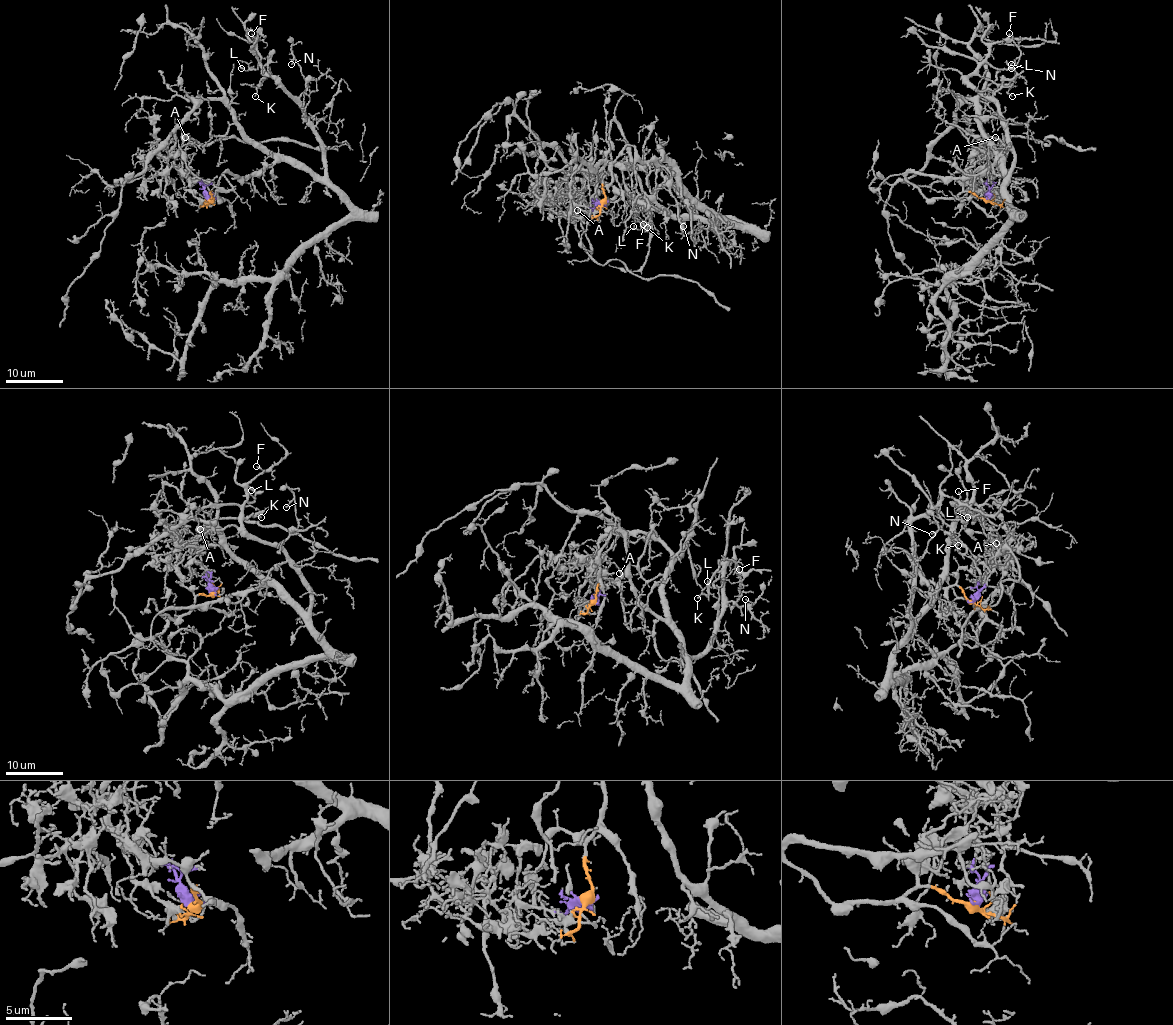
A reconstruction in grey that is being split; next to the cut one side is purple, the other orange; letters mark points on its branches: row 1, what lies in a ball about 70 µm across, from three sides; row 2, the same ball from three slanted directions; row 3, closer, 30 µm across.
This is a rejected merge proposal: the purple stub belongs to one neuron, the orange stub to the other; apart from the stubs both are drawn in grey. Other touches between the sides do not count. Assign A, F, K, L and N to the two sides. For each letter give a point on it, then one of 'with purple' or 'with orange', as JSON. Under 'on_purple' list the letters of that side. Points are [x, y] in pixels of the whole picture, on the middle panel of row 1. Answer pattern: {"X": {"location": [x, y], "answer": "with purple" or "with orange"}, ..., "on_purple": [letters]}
{"A": {"location": [577, 210], "answer": "with purple"}, "F": {"location": [643, 224], "answer": "with orange"}, "K": {"location": [647, 227], "answer": "with orange"}, "L": {"location": [633, 226], "answer": "with orange"}, "N": {"location": [683, 226], "answer": "with orange"}, "on_purple": ["A"]}

